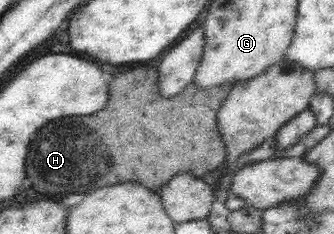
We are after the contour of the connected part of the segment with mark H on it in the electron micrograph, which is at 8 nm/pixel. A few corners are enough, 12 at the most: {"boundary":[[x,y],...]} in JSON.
{"boundary":[[110,75],[90,117],[38,129],[38,193],[156,189],[225,161],[216,113],[236,83],[158,95]]}

